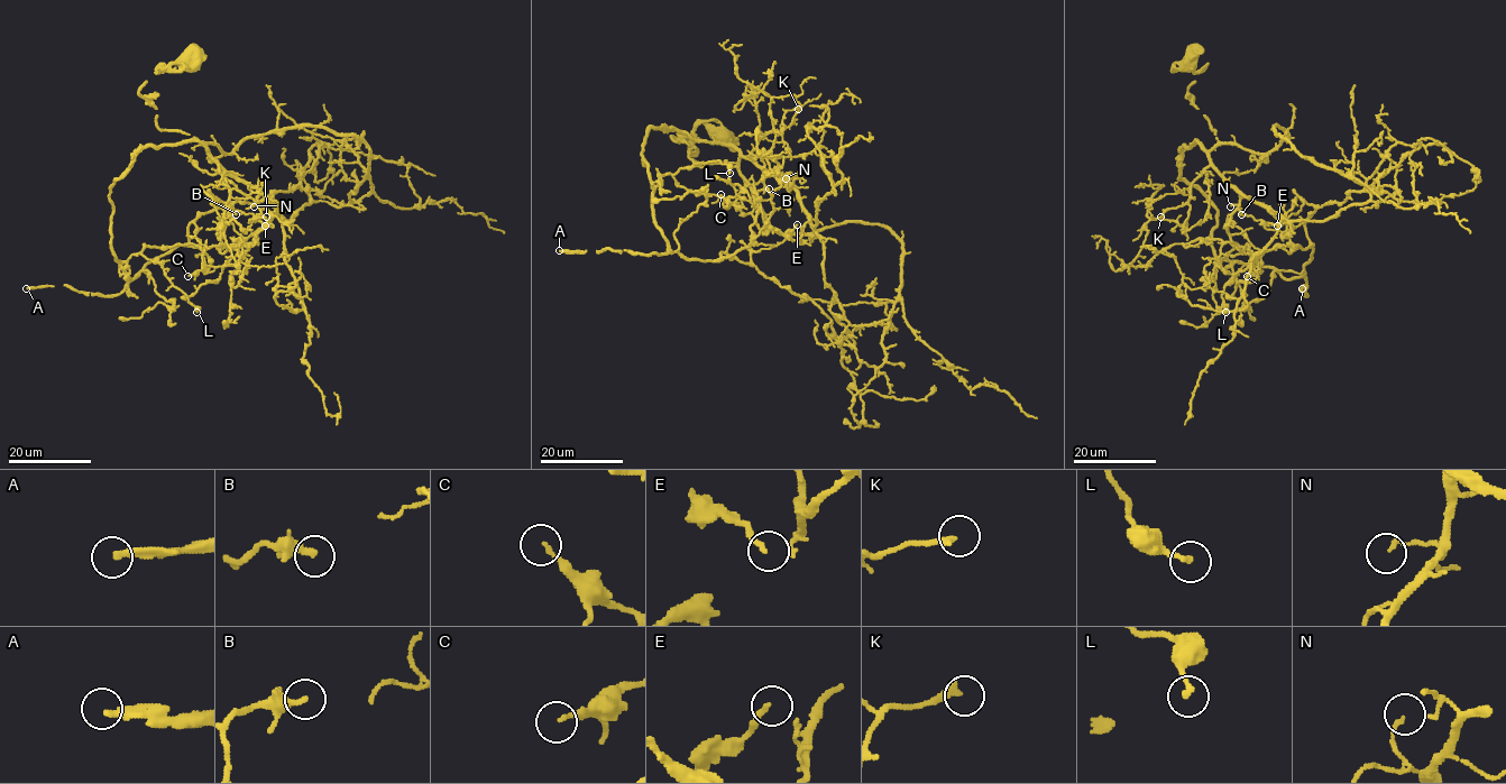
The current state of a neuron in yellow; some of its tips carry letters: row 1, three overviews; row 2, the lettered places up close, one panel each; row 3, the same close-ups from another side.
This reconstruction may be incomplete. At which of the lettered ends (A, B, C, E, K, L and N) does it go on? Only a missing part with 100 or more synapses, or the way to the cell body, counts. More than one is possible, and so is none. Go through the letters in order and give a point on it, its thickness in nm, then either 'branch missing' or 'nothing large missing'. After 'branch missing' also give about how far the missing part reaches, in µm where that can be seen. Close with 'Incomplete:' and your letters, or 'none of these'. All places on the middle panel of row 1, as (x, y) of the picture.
A: at (559, 250); 280 nm thick; branch missing; about 130 µm are missing
B: at (769, 188); 220 nm thick; nothing large missing
C: at (721, 194); 150 nm thick; nothing large missing
E: at (797, 224); 130 nm thick; nothing large missing
K: at (798, 109); 240 nm thick; nothing large missing
L: at (729, 173); 200 nm thick; nothing large missing
N: at (786, 178); 130 nm thick; nothing large missing
Incomplete: A

